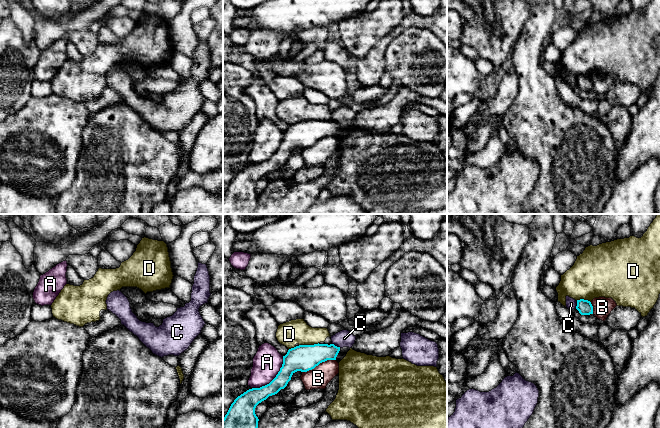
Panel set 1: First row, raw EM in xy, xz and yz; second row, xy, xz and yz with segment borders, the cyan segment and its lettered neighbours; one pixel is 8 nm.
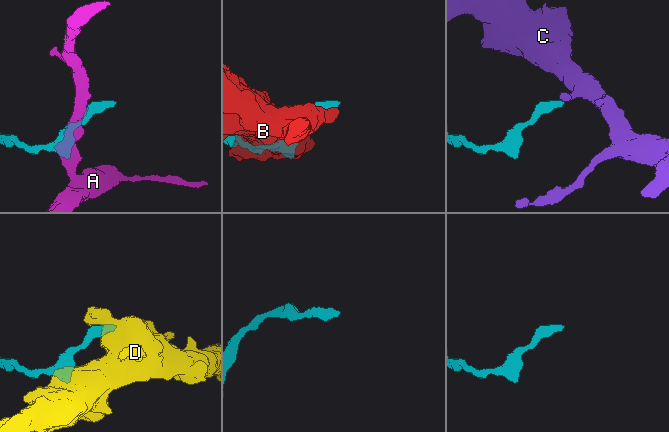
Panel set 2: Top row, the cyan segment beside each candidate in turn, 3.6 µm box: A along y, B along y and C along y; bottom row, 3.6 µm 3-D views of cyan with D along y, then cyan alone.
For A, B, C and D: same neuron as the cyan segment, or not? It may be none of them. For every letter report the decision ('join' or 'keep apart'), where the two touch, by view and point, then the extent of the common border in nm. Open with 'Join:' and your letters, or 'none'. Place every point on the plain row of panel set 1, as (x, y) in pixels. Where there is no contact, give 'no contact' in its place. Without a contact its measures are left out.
Join: none
A: keep apart; meets cyan in xz at (274, 154); contact 360 nm long
B: keep apart; meets cyan in xz at (318, 140); contact 300 nm long
C: keep apart; meets cyan in xz at (336, 122); contact 80 nm long
D: keep apart; meets cyan in xz at (308, 121); contact 160 nm long

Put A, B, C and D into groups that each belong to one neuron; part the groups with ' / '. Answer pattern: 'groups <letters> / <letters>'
groups A / B / C / D

